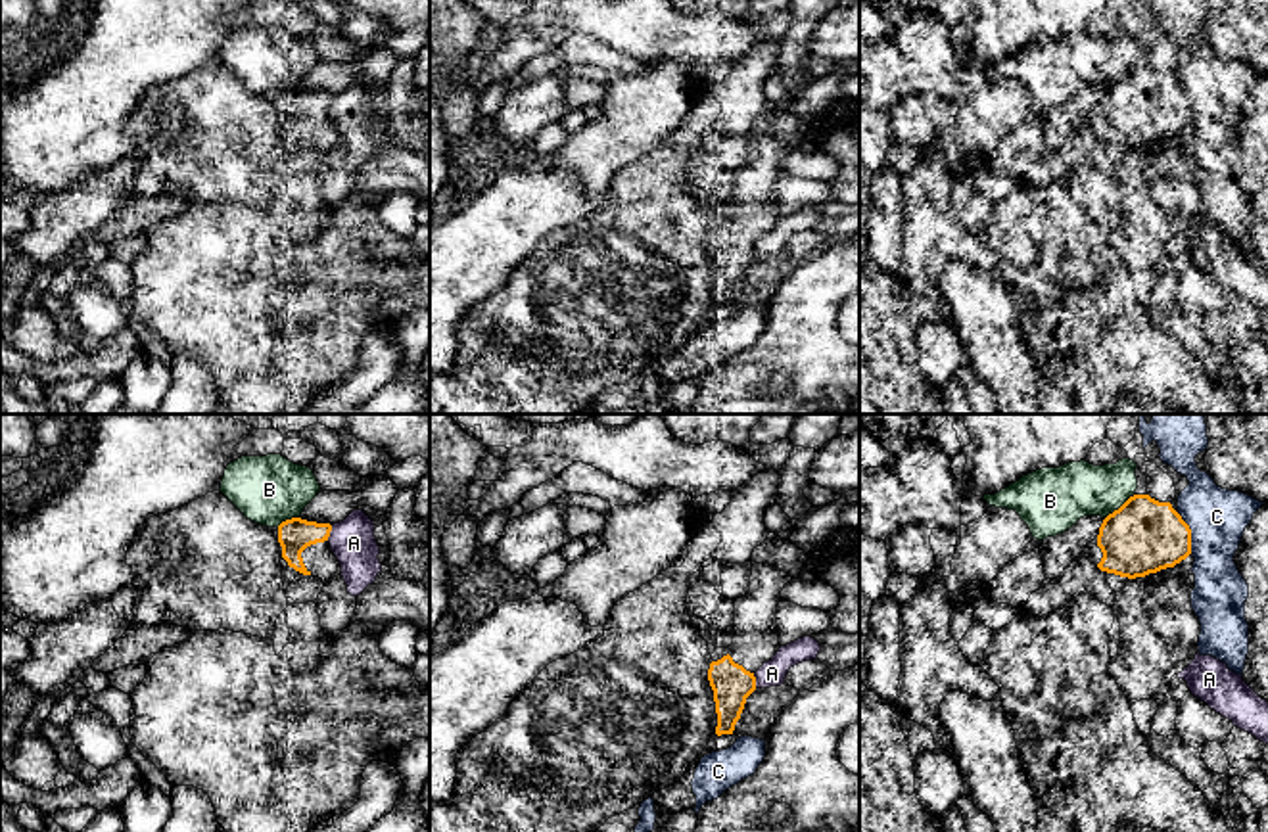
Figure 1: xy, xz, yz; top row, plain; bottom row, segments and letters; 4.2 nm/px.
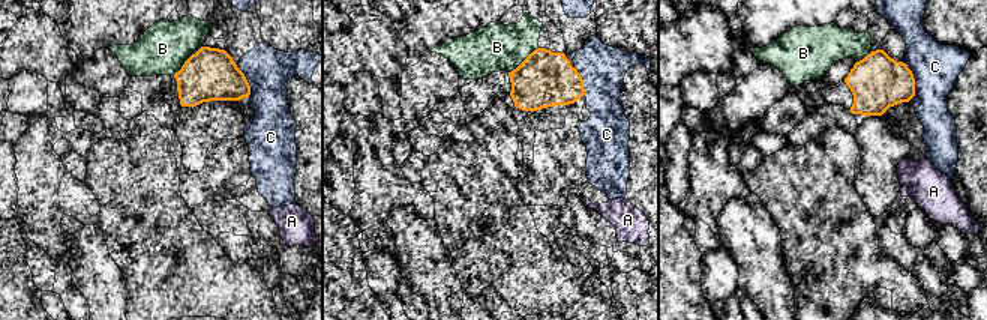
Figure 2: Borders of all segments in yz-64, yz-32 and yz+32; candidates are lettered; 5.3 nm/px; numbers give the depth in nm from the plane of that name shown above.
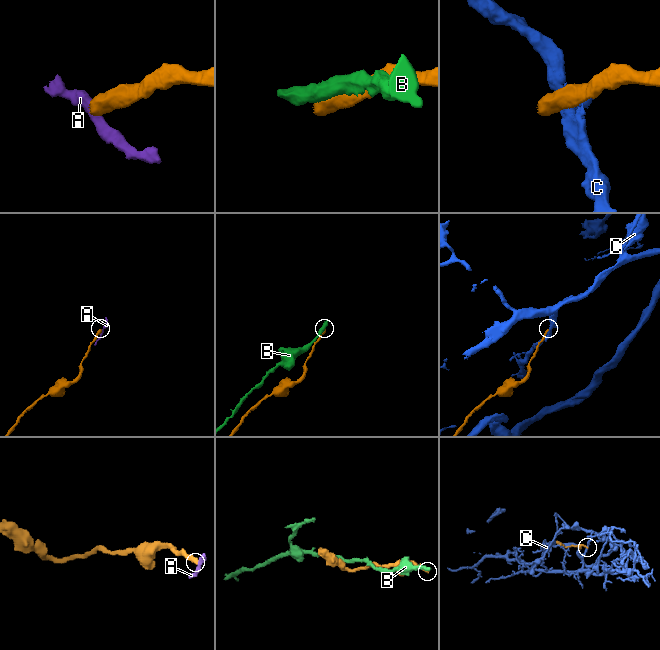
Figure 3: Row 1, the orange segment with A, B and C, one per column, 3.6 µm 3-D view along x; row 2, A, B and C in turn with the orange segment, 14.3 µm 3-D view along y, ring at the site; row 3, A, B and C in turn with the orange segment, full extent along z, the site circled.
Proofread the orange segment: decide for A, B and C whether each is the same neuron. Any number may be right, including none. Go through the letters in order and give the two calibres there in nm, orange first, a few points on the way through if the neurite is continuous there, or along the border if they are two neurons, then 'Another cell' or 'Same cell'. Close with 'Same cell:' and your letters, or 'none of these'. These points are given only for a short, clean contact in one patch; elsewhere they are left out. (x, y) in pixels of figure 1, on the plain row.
A: Thickness 140 nm (orange) against 190 nm. Boundary: xy (332, 96), (327, 110). Another cell
B: Thickness 320 nm (orange) against 240 nm. Another cell
C: Thickness 320 nm (orange) against 240 nm. Another cell
Same cell: none of these

